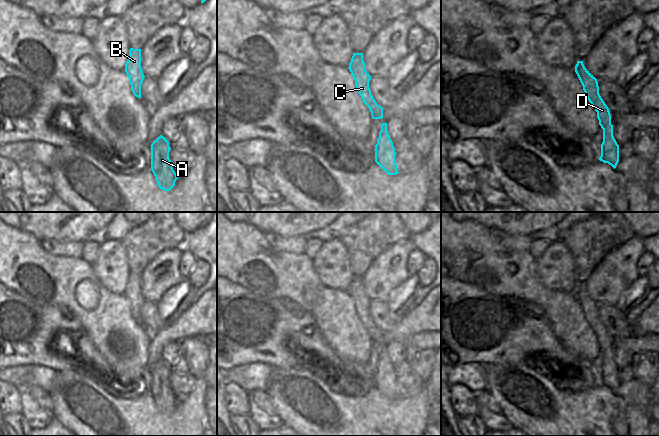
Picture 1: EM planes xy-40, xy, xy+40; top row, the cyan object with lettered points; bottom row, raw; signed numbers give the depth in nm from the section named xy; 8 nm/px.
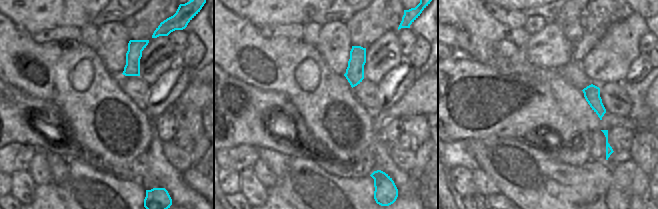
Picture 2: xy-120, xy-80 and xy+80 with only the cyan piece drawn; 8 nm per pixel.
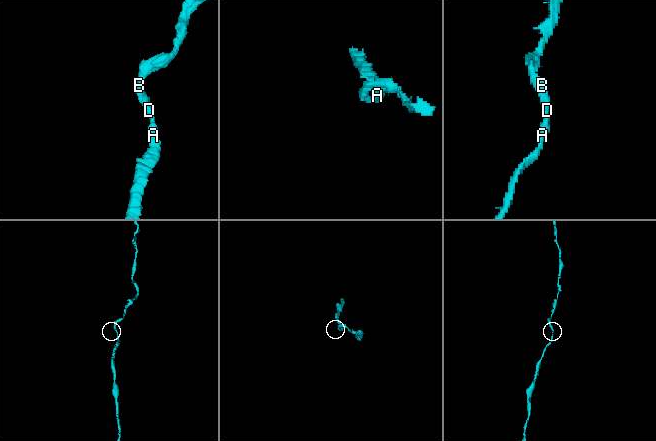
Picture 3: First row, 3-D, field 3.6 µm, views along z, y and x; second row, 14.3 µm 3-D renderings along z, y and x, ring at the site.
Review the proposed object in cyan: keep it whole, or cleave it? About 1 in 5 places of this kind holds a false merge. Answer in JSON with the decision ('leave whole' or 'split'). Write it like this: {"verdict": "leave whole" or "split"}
{"verdict": "leave whole"}

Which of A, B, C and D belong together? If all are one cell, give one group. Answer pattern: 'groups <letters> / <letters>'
groups A B C D

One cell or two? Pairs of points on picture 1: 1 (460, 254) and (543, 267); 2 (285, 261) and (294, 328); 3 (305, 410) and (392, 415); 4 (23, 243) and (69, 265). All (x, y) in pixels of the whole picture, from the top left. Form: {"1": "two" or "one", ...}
{"1": "two", "2": "two", "3": "one", "4": "one"}

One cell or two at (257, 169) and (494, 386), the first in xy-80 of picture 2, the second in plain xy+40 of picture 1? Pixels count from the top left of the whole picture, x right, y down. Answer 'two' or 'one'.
two

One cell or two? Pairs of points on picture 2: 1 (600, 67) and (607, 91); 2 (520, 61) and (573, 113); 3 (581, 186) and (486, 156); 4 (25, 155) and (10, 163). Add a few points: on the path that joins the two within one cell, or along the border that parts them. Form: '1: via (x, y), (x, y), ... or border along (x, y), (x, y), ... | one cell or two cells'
1: border along (616, 82), (600, 84) | two cells
2: via (536, 71), (545, 74), (568, 97) | one cell
3: via (557, 186), (540, 186), (510, 164) | one cell
4: via (21, 155), (14, 159) | one cell

